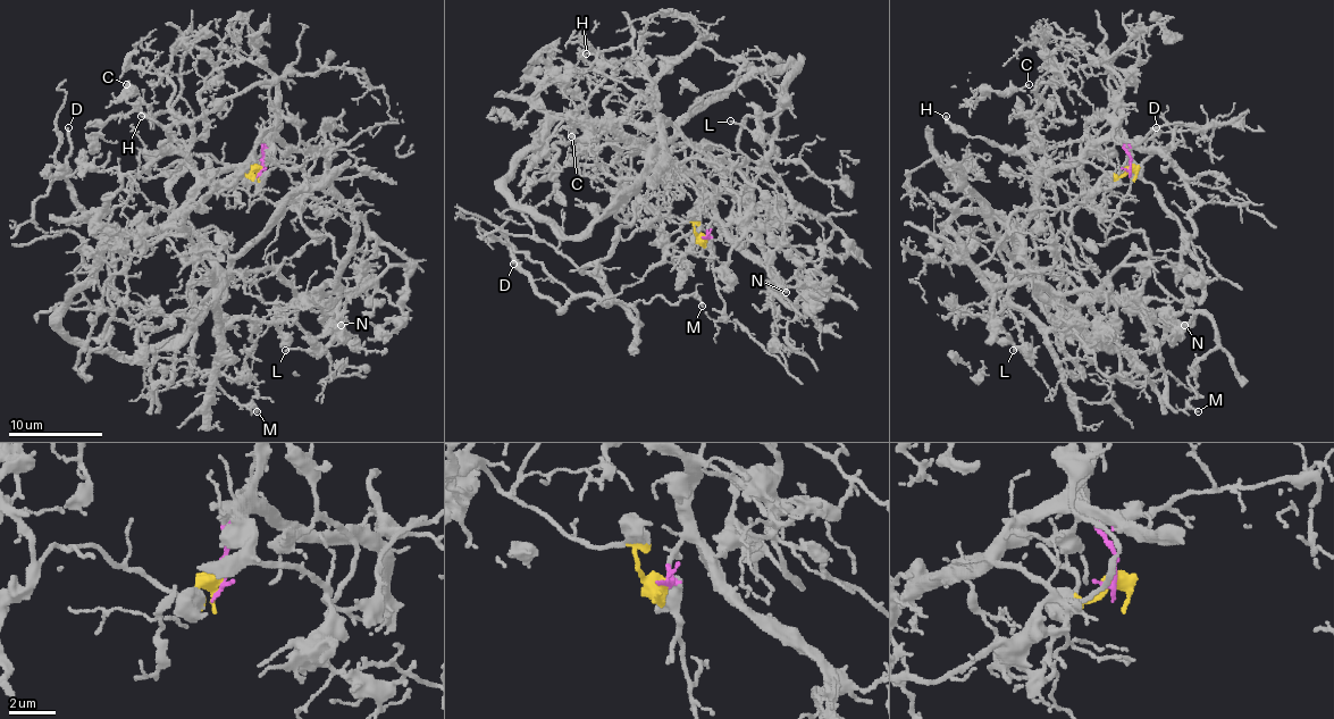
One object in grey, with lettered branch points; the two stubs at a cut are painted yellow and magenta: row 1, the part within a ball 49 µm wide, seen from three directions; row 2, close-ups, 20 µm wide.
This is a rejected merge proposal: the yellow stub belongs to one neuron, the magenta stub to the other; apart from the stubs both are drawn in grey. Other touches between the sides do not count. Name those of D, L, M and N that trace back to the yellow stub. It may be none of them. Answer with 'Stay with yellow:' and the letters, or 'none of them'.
Stay with yellow: D, M

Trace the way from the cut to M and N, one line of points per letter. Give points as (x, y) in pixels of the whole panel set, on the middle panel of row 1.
M: (707, 236), (615, 192), (637, 175), (635, 218), (597, 274), (582, 272), (637, 323), (642, 300), (702, 307)
N: (707, 236), (721, 190), (749, 208), (747, 159), (735, 152), (710, 164), (787, 293)

